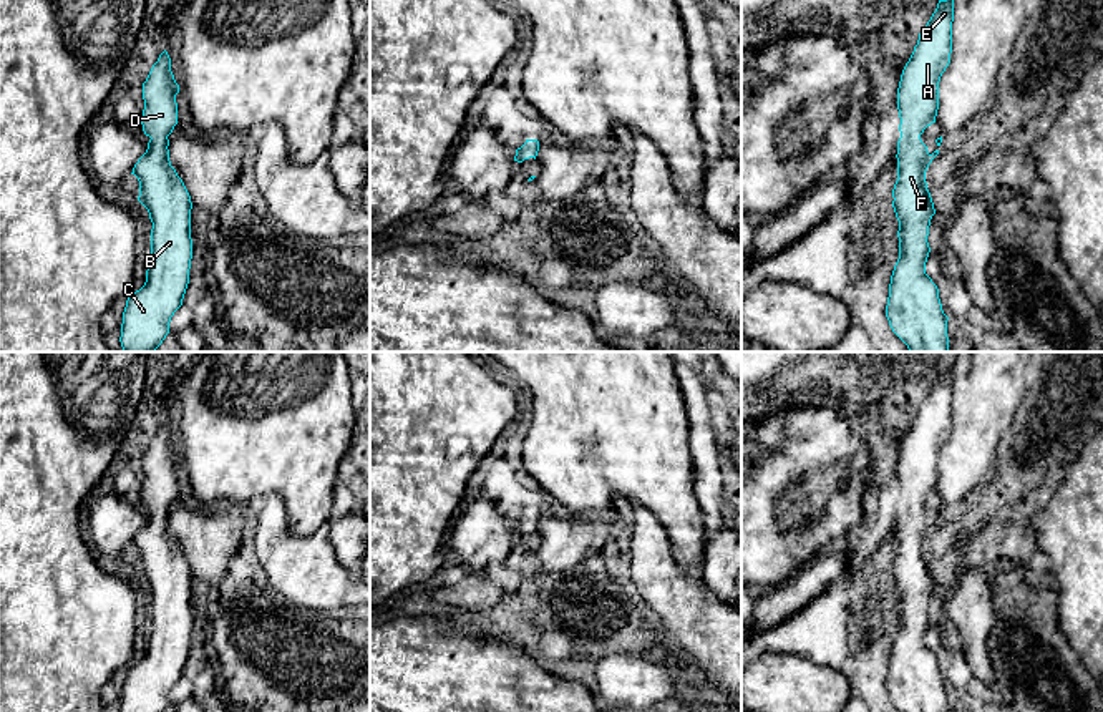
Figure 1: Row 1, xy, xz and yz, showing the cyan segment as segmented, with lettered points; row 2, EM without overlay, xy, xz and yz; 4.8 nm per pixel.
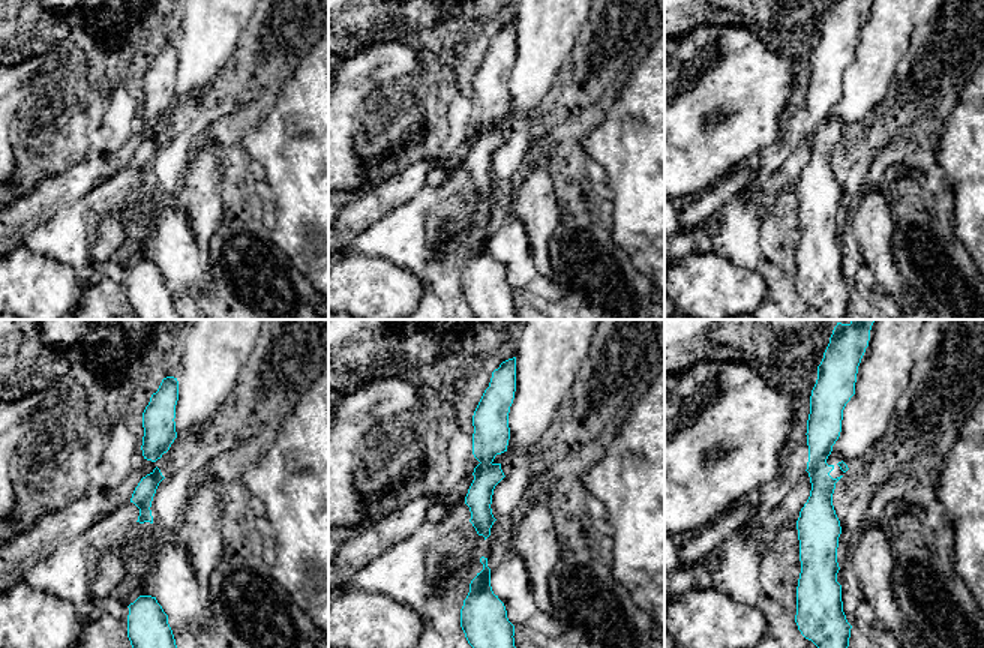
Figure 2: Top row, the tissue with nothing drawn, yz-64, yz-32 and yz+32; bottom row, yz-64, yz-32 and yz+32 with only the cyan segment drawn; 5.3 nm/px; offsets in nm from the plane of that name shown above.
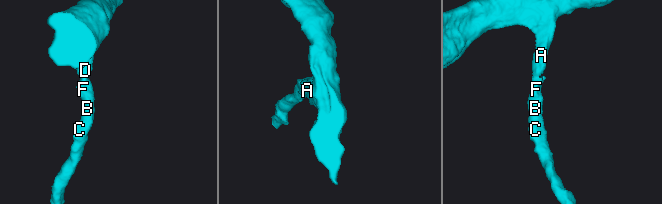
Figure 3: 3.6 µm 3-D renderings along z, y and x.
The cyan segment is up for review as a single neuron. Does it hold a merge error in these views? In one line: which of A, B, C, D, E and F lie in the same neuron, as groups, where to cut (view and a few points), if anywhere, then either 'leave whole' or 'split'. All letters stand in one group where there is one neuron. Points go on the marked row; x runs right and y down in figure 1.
groups A B C D E F; cut none; leave whole

